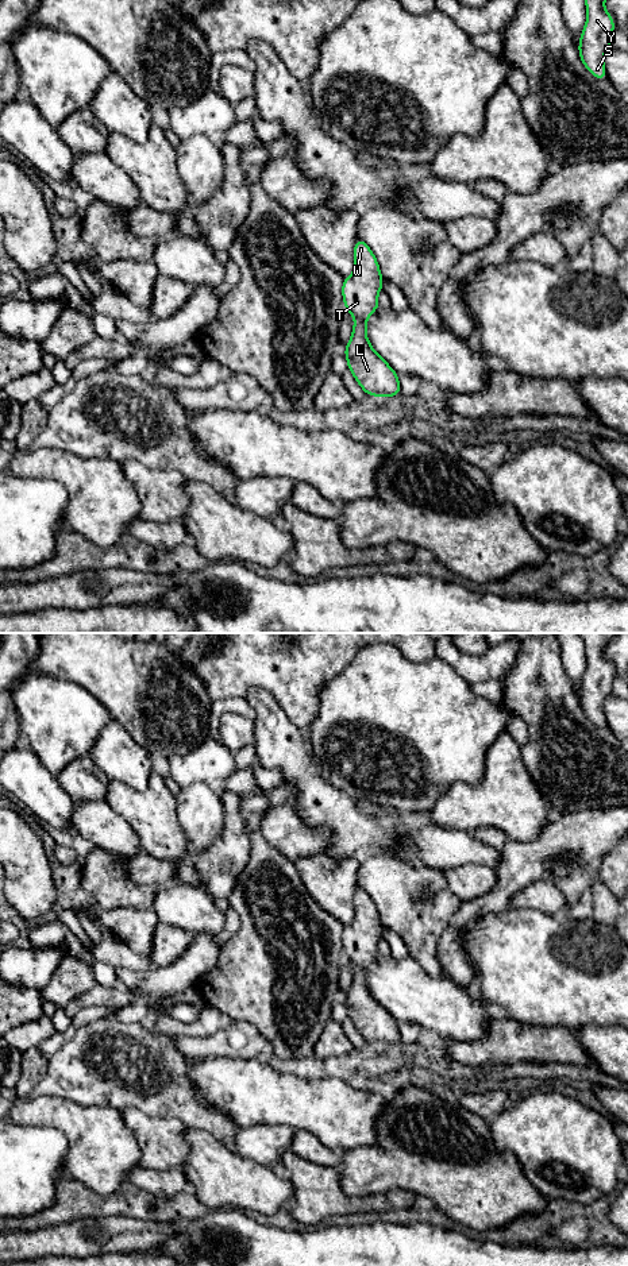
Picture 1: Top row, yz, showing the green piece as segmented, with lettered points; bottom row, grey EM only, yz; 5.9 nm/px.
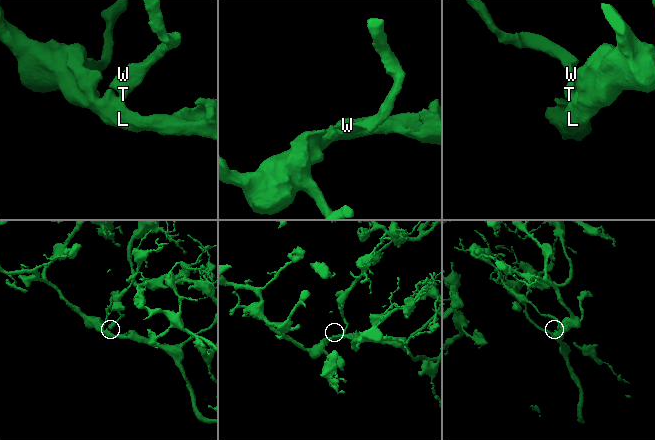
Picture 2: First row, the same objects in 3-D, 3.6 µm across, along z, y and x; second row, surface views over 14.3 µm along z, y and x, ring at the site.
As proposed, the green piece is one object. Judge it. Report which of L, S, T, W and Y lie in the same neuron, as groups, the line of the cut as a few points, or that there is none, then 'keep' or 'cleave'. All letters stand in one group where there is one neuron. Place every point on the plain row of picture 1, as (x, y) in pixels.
L S T W Y; no cut; keep

